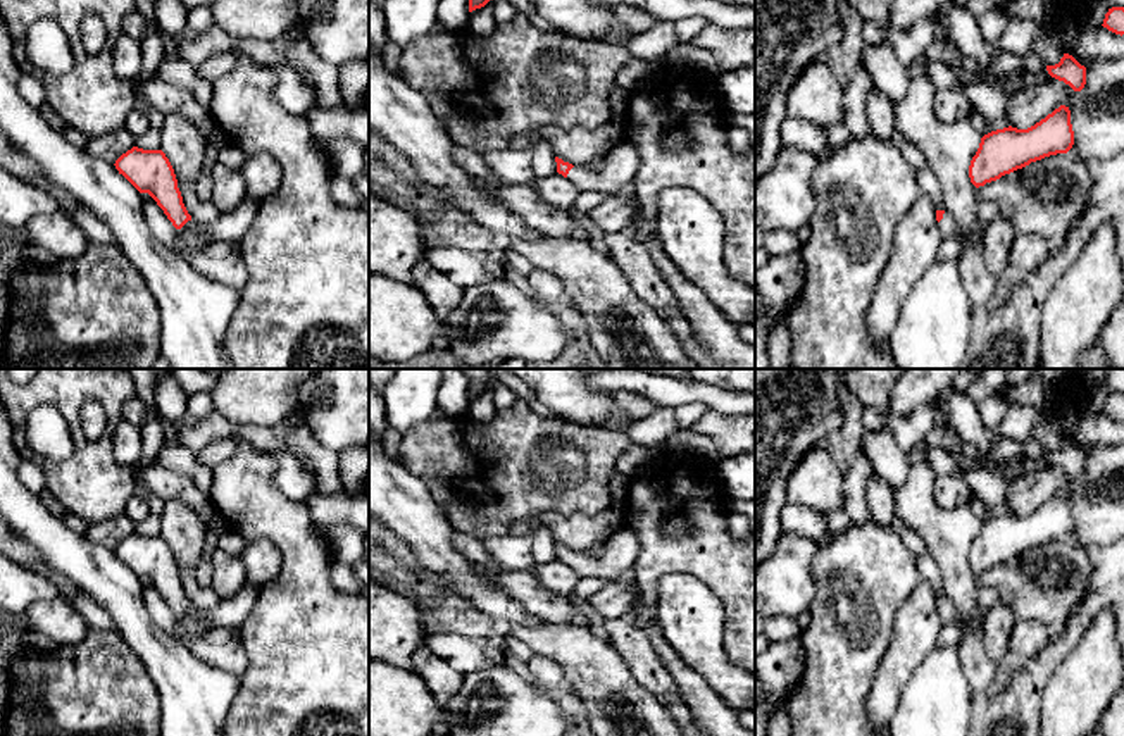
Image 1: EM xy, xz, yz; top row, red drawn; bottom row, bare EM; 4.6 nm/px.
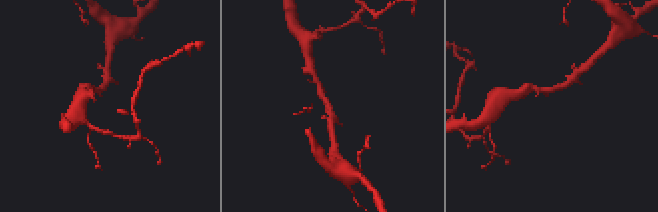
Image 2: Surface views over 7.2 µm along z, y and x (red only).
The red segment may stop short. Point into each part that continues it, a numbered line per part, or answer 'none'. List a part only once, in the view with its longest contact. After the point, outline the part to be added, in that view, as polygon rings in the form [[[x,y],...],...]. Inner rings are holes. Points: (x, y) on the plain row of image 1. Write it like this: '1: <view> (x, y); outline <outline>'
1: yz (949, 612); outline [[[945,596],[943,605],[938,608],[941,614],[943,622],[946,624],[960,624],[960,615],[955,605]]]

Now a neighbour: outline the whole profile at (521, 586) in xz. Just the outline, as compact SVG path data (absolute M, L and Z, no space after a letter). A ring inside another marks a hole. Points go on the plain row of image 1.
M481 569L481 574L486 583L496 584L541 622L588 626L584 614L572 605L567 596L555 595L543 588L529 571L495 572Z

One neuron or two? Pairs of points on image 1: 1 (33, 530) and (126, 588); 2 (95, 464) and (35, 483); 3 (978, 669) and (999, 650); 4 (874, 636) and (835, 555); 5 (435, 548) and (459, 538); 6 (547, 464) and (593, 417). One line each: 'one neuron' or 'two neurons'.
1: one neuron
2: two neurons
3: two neurons
4: one neuron
5: two neurons
6: two neurons

